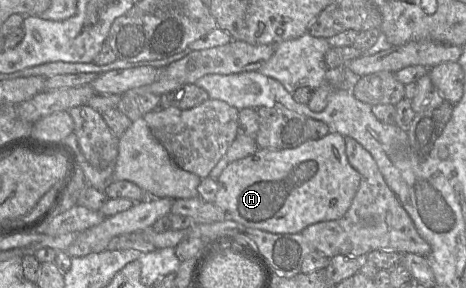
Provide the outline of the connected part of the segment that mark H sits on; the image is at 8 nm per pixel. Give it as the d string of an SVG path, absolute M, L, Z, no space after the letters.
M329 132L318 140L307 140L301 145L281 150L261 149L245 158L230 162L216 179L218 190L213 204L224 214L225 219L236 221L247 227L271 232L274 234L295 234L300 233L304 228L322 221L336 220L345 215L360 185L360 174L350 165L346 155L345 137L339 133Z

